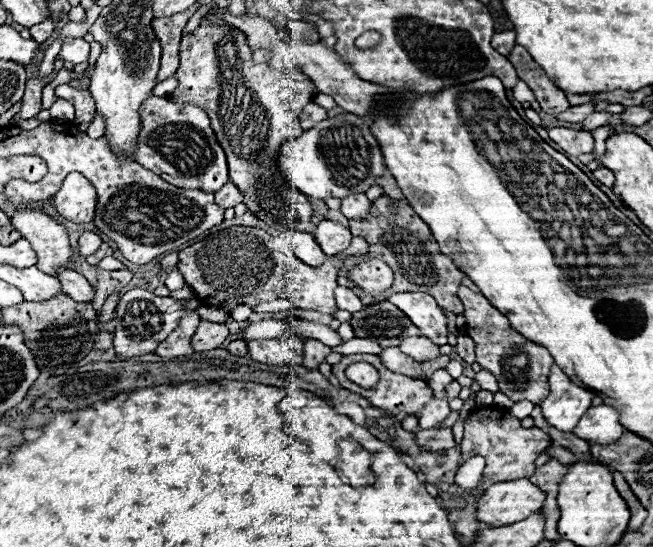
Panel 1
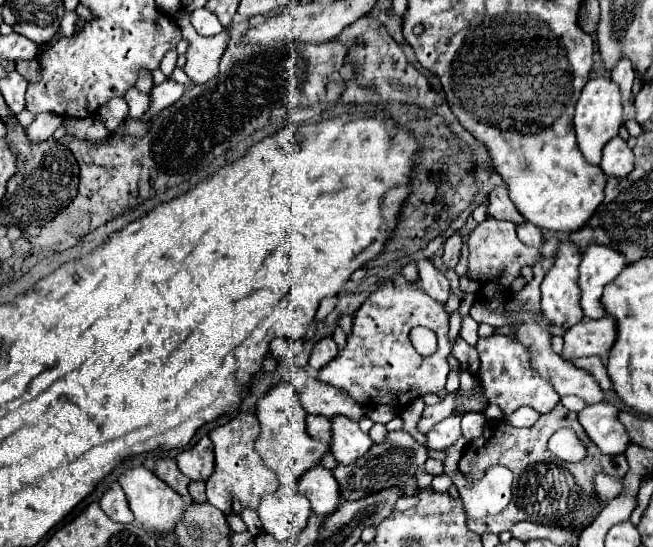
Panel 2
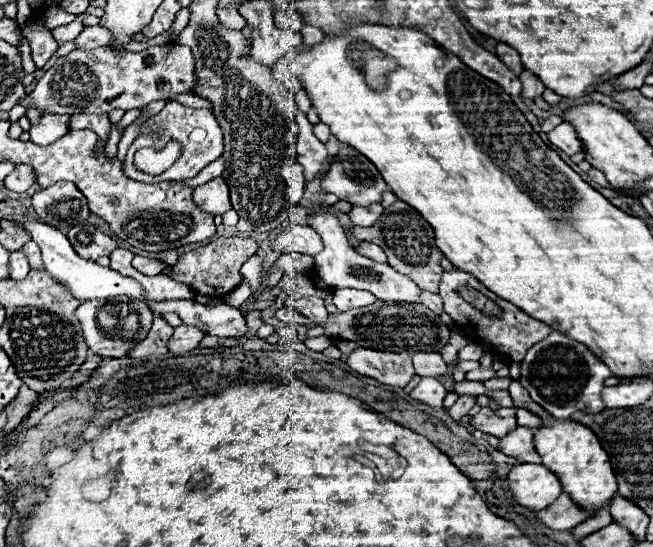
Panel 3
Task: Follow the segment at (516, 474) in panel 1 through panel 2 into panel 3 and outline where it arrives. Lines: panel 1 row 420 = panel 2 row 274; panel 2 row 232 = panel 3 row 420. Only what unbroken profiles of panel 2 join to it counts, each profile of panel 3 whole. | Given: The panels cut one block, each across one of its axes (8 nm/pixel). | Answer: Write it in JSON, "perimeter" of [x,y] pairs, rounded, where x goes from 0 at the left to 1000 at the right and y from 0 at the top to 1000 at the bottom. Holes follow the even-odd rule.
{"perimeter":[[[741,742],[735,750],[735,757],[729,757],[723,764],[723,782],[735,786],[741,793],[753,793],[760,801],[772,801],[778,790],[784,790],[793,775],[790,775],[790,746],[763,746],[753,750],[747,742]]]}

